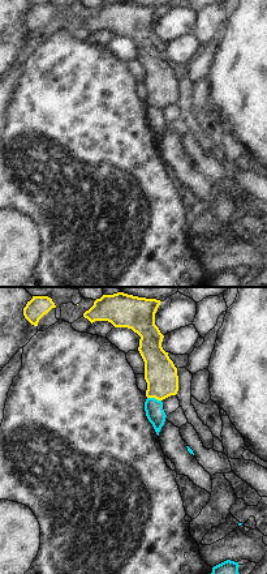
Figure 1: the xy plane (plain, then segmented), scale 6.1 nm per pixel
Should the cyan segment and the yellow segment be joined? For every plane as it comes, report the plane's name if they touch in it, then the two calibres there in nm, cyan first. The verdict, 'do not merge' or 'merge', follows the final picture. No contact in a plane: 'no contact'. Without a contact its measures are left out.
contact in xy; calibres 120 and 200 nm

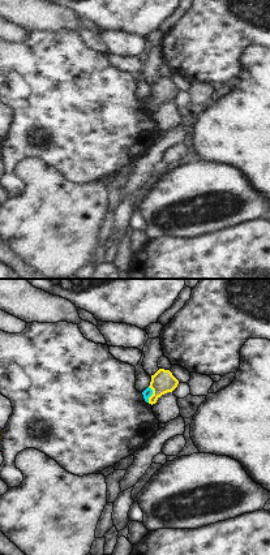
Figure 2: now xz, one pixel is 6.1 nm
contact in xz; calibres 60 and 140 nm

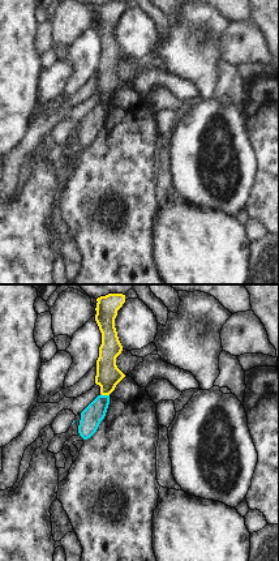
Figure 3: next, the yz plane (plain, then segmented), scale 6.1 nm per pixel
contact in yz; calibres 130 and 150 nm

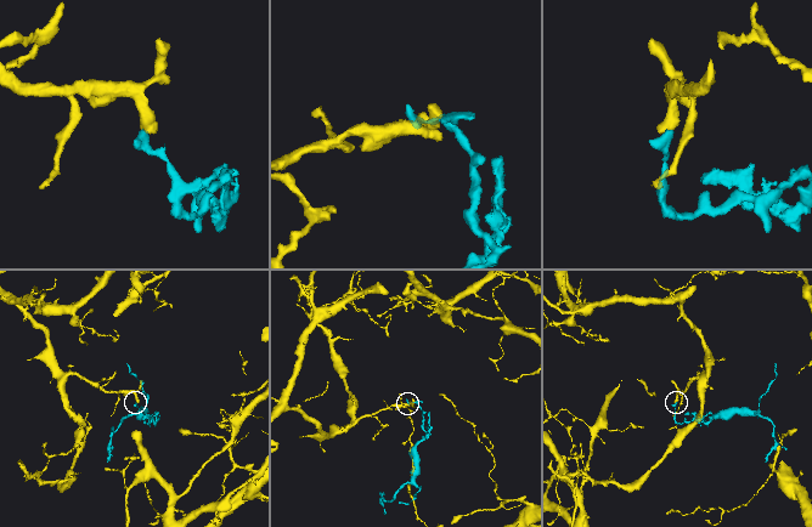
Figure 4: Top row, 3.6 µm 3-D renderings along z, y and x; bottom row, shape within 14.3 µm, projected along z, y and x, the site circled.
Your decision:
do not merge

